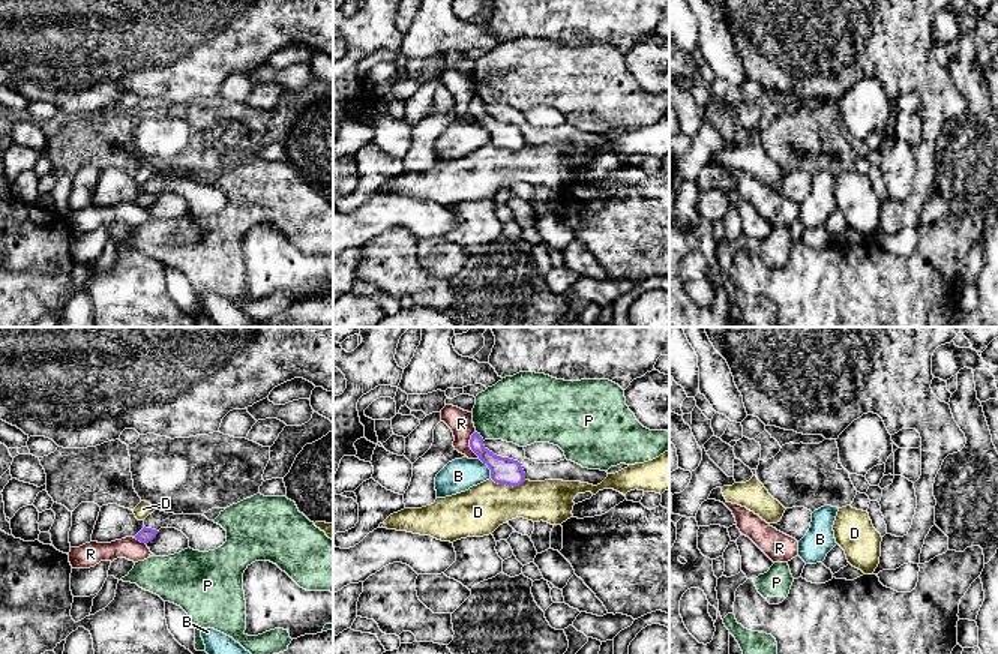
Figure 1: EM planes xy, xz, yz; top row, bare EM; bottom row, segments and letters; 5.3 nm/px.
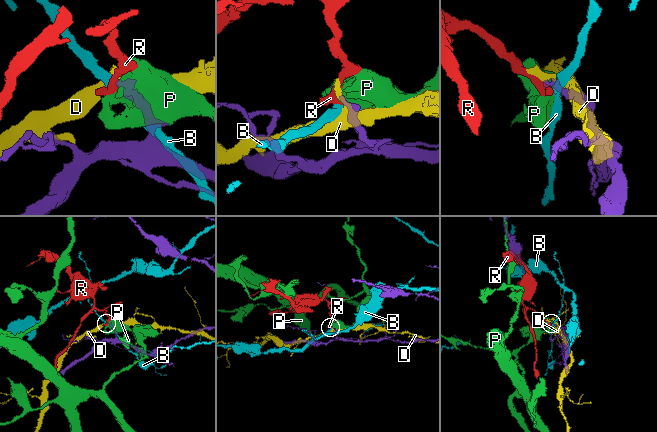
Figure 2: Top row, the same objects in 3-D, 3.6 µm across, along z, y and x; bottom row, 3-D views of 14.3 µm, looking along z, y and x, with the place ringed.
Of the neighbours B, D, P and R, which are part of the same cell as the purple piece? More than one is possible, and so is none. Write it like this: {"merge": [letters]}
{"merge": []}

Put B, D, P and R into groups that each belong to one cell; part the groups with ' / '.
B / D / P / R

